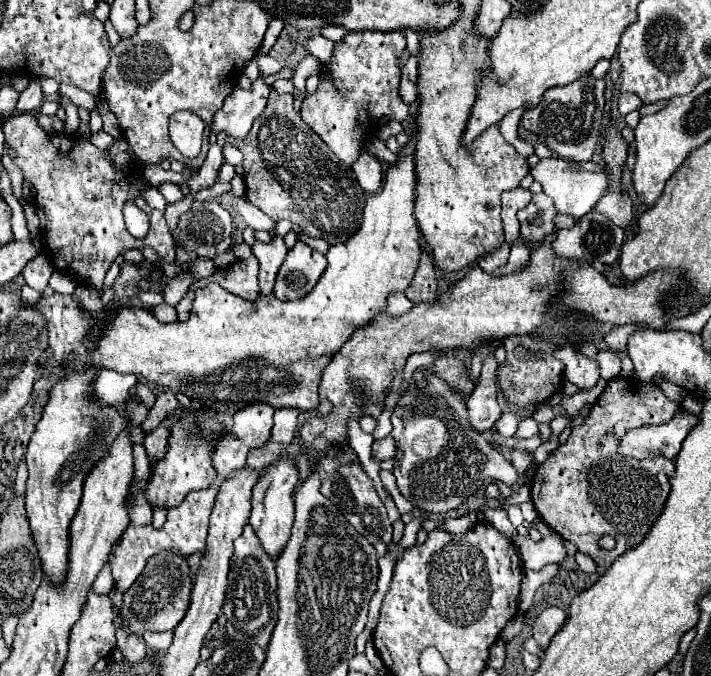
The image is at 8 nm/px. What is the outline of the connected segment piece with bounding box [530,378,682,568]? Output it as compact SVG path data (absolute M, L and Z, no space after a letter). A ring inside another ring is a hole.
M614 378L608 382L596 404L592 404L590 414L584 418L580 426L572 426L570 438L566 444L560 444L544 464L540 464L532 478L532 500L542 516L542 520L556 530L564 540L570 540L578 546L582 554L588 554L596 560L600 568L608 568L624 550L636 546L644 534L652 528L658 516L664 510L668 492L670 492L670 478L674 476L674 462L662 454L652 454L644 460L626 458L618 452L618 436L624 436L630 428L650 426L650 424L666 424L682 406L668 400L656 384L646 384L636 378ZM612 428L614 434L606 436L606 430ZM612 534L616 538L616 548L606 552L598 546L600 536Z

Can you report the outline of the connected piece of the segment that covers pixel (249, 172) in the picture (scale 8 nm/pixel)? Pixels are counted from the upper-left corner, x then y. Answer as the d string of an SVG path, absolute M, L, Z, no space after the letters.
M270 92L268 106L242 140L228 140L244 154L246 198L272 220L290 220L304 234L322 238L328 244L346 242L362 222L364 190L350 166L340 162L322 138L304 126L292 108L292 94Z

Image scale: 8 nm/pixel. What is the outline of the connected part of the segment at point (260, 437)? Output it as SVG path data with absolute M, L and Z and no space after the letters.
M252 404L234 414L232 432L248 448L260 448L270 440L272 430L272 406Z

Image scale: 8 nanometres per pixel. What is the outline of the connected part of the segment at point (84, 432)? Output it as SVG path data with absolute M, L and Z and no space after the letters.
M88 366L84 372L70 372L50 388L48 404L44 406L42 418L36 424L24 456L30 472L26 482L28 520L34 542L40 550L44 574L54 584L64 582L68 568L68 528L82 498L82 484L128 424L116 406L98 404L92 398L92 382L96 374L98 368Z

